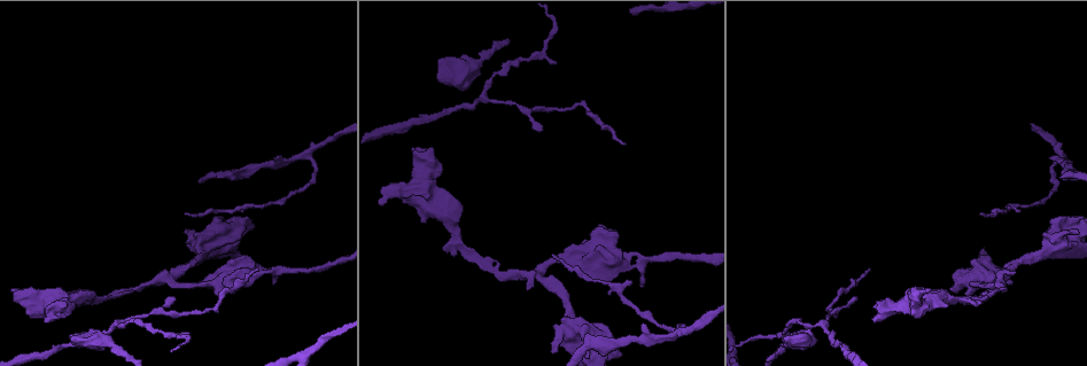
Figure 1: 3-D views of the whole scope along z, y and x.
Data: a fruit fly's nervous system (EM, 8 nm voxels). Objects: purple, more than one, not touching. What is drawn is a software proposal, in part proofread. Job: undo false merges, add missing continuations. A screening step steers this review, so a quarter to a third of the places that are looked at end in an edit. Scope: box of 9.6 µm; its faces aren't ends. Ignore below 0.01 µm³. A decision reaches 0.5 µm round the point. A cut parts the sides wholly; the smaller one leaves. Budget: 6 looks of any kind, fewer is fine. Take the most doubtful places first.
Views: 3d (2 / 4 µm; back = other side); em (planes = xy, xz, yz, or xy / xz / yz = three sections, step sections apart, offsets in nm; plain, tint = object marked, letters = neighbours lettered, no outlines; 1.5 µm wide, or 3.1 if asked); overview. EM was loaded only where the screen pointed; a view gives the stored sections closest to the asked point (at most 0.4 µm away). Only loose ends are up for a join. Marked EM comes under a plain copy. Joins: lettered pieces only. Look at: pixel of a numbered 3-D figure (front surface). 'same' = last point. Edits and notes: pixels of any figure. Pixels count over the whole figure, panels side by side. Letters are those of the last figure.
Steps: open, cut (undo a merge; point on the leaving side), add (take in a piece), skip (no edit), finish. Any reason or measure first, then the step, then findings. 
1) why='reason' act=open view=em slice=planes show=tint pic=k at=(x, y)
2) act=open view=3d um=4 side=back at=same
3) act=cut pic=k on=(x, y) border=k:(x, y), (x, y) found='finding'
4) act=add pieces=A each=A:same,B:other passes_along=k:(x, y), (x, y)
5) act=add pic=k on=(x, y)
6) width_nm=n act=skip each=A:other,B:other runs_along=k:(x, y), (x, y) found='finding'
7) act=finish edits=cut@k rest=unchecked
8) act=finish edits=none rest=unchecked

why='a fork' act=open view=em slice=yz step=4 show=tint pic=1 at=(305, 156)

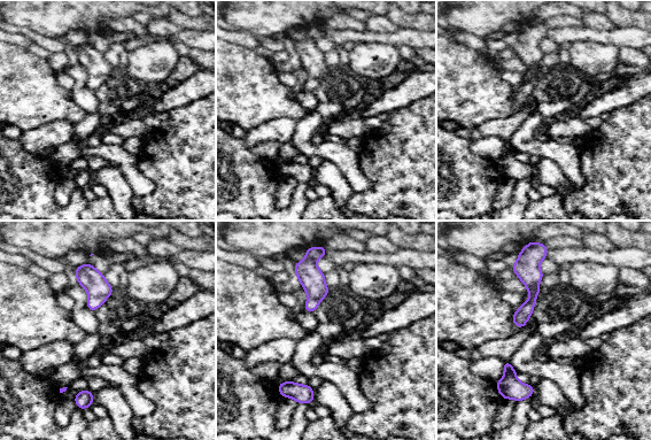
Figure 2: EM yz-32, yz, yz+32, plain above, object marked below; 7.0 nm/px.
act=open view=em slice=planes show=letters at=same

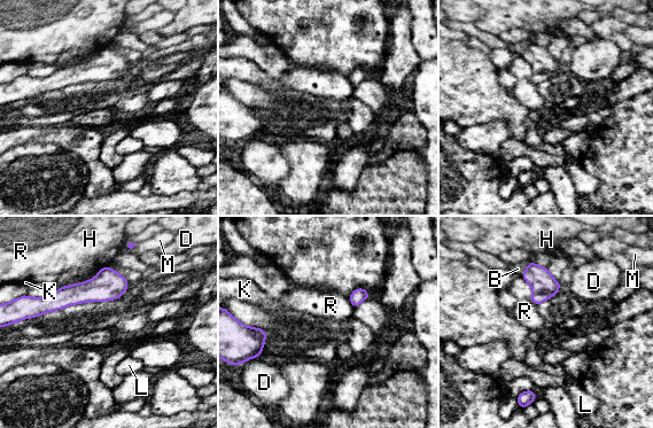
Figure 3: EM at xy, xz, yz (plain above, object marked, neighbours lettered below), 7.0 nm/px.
width_nm=180 act=skip each=B:other,D:other,H:other,K:other,L:other,M:other,R:other border=3:(520, 277), (529, 285), (536, 305) found='all the same neuron'

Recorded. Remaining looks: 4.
why='stops while still wide' act=open view=em slice=planes show=letters pic=1 at=(441, 59)

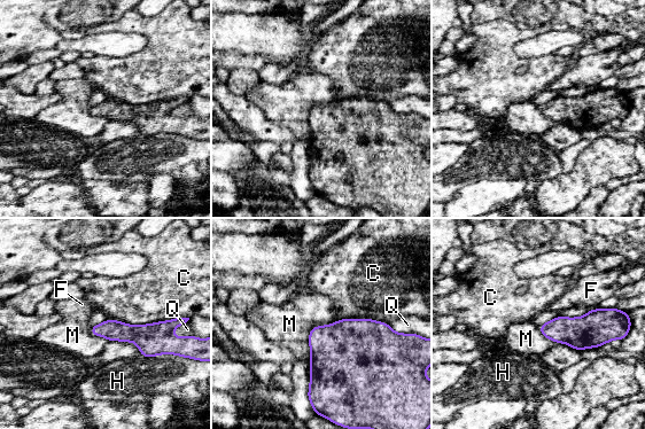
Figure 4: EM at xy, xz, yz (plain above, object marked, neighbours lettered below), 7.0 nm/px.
act=skip each=C:other,F:other,H:other,M:other,Q:other border=4:(337, 320), (311, 329), (309, 363) found='none of them fits'

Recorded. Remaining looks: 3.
why='thick end' act=open view=3d um=2 pic=1 at=(252, 221)

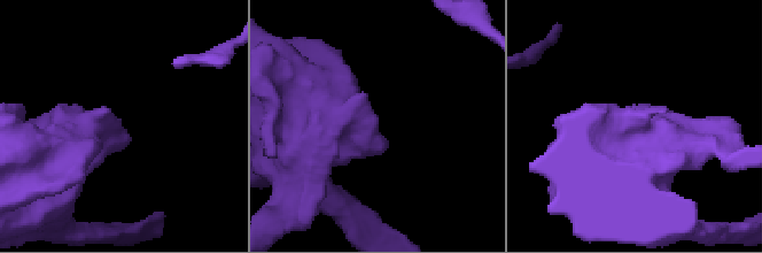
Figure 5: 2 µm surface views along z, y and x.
why='need the tissue' act=open view=em slice=planes show=letters pic=5 at=(120, 119)

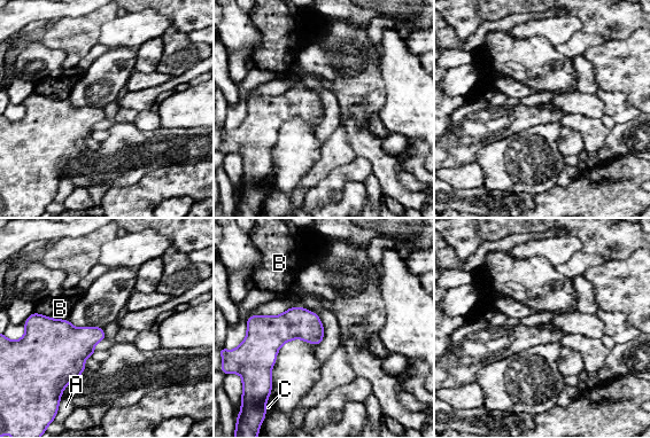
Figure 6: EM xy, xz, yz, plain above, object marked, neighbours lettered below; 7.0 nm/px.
act=skip each=A:other,B:other,C:other border=6:(35, 311), (51, 318), (67, 319) found='no lettered piece goes on from it'

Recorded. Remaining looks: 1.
act=finish edits=none rest=unchecked

